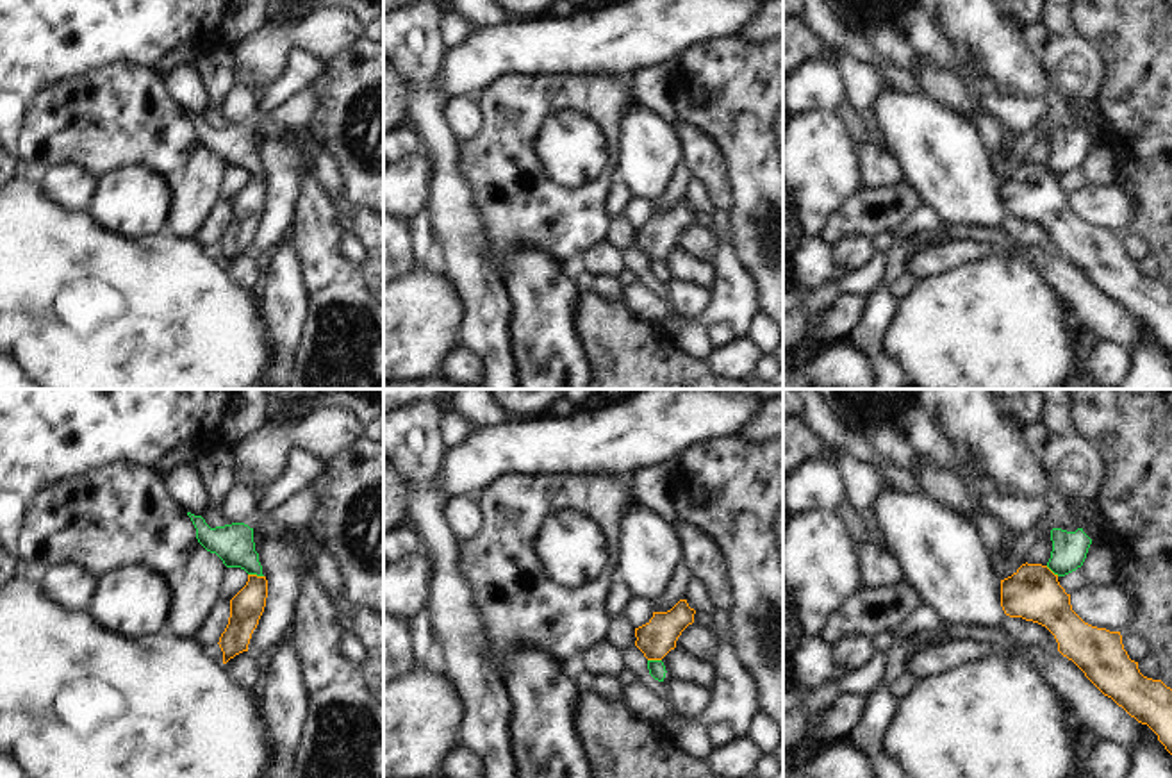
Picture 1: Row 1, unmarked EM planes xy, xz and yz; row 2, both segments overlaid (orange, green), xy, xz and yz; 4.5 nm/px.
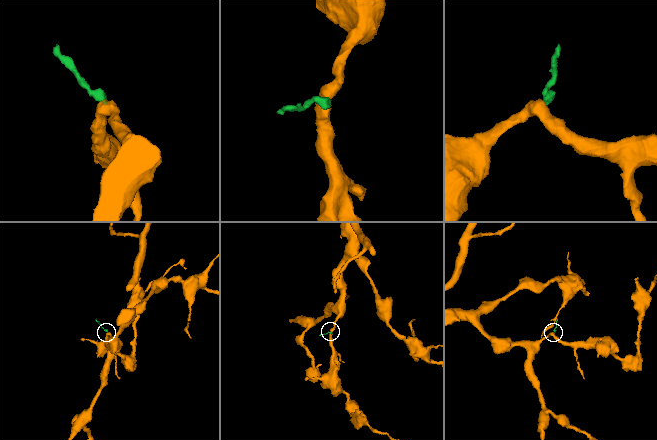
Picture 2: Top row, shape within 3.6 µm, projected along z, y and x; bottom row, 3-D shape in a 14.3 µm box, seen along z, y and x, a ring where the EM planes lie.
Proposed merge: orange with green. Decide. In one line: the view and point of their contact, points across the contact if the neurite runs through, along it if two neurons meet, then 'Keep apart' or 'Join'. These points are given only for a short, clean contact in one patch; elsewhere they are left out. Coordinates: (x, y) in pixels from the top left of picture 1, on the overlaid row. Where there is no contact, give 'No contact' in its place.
Touches orange at xy (255, 575). Boundary: xy (248, 573), (263, 577). Keep apart.

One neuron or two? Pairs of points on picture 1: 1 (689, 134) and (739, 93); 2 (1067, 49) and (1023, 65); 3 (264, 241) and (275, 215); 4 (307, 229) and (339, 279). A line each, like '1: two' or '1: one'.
1: two
2: two
3: one
4: one

